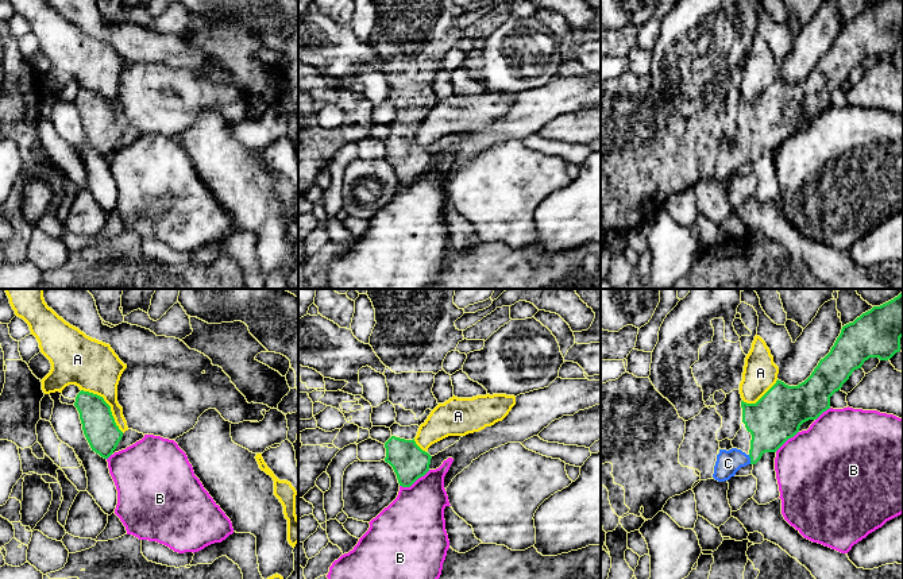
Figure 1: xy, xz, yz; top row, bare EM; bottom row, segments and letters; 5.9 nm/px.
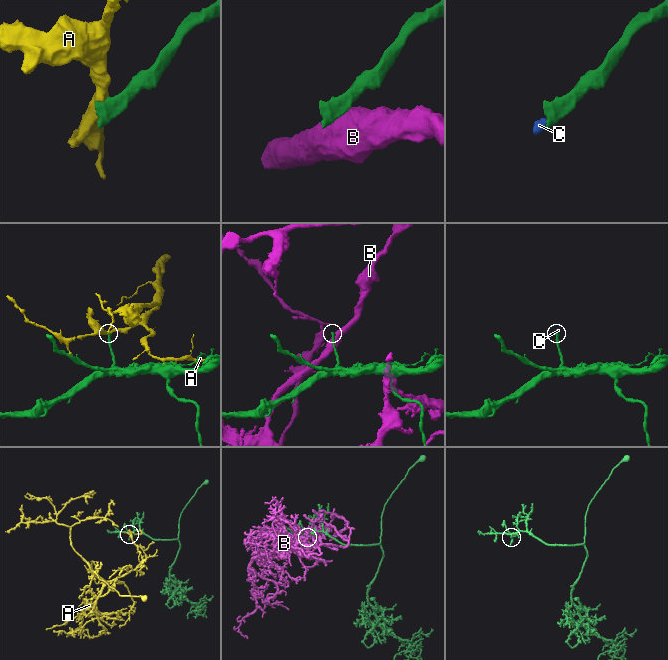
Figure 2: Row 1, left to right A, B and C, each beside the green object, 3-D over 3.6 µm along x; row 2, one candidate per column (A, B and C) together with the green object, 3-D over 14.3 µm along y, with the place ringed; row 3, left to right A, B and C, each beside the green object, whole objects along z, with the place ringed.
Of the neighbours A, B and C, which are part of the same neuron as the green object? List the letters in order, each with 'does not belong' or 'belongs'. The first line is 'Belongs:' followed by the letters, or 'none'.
Belongs: C
A: does not belong
B: does not belong
C: belongs

